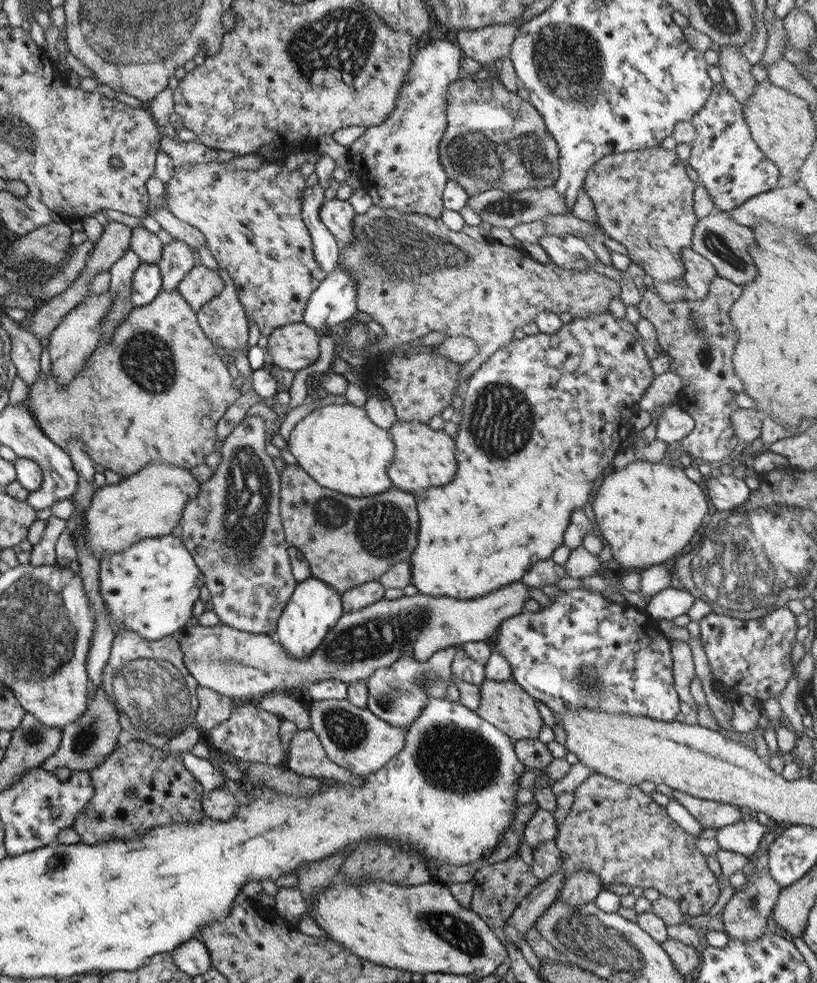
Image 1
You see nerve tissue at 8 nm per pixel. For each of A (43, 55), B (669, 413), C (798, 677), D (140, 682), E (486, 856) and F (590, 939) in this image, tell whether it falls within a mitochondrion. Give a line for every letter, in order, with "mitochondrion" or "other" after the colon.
A: other
B: other
C: other
D: mitochondrion
E: other
F: mitochondrion

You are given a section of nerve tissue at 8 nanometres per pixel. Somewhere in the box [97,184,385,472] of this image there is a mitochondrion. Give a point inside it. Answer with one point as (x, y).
(147, 360)

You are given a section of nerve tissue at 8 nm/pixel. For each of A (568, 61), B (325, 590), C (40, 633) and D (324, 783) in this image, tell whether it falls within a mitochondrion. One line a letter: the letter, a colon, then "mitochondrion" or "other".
A: mitochondrion
B: other
C: mitochondrion
D: other

